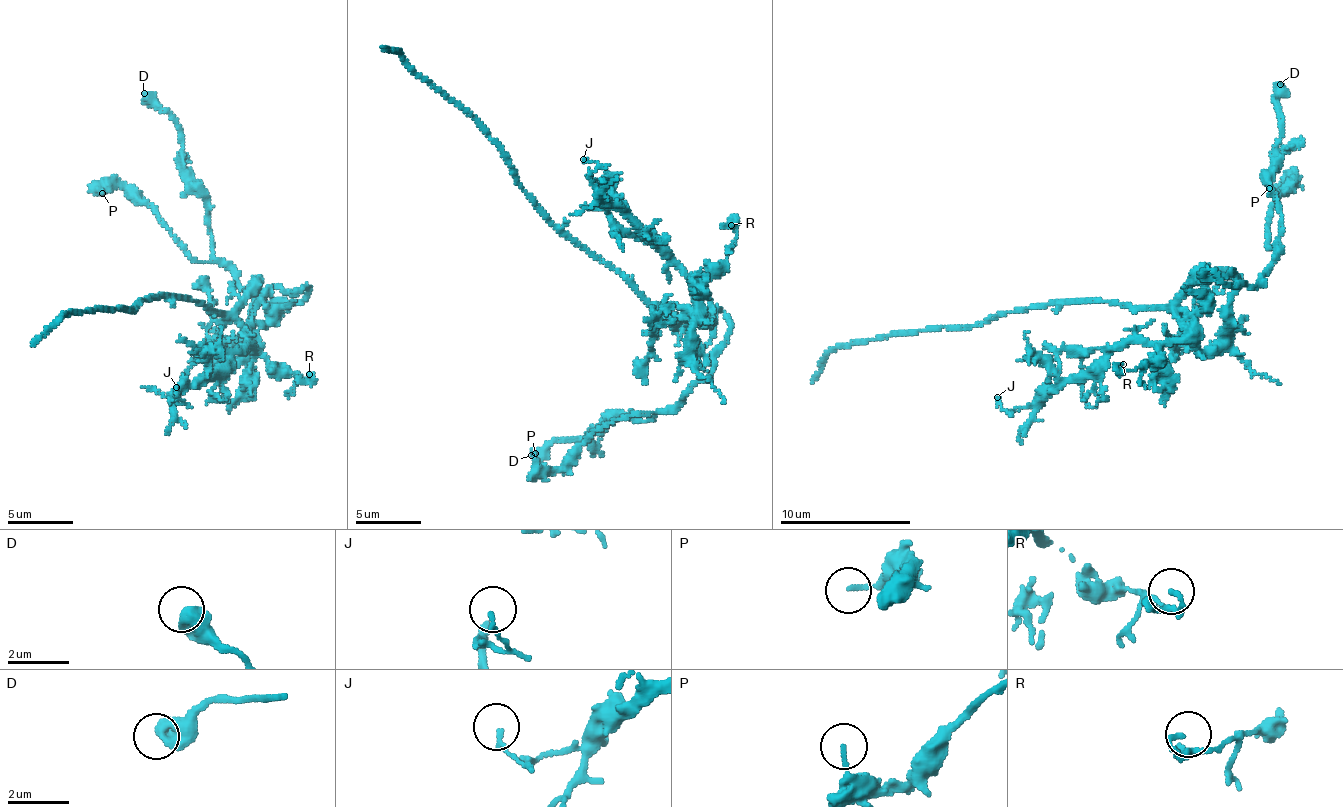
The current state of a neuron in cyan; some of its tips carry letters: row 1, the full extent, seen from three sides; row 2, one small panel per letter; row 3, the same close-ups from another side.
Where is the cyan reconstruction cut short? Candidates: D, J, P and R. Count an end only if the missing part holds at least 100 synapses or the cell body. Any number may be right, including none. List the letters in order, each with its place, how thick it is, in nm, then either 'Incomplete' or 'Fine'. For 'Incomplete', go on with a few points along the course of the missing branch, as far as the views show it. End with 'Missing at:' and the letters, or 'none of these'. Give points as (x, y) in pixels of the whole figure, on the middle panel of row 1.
D: Place: (531, 455). Thickness 500 nm. Fine
J: Place: (583, 159). Thickness 140 nm. Fine
P: Place: (535, 453). Thickness 130 nm. Fine
R: Place: (731, 225). Thickness 140 nm. Fine
Missing at: none of these

